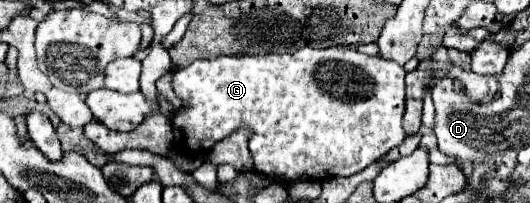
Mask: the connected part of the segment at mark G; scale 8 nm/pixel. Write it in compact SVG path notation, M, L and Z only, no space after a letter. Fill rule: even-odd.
M303 47L293 55L269 53L219 57L211 61L197 59L191 65L173 71L171 85L183 101L173 113L171 123L173 129L181 133L187 151L209 151L217 141L241 125L249 125L253 129L249 151L255 173L281 185L359 173L407 137L401 127L405 111L405 69L379 55L363 55L353 47Z

